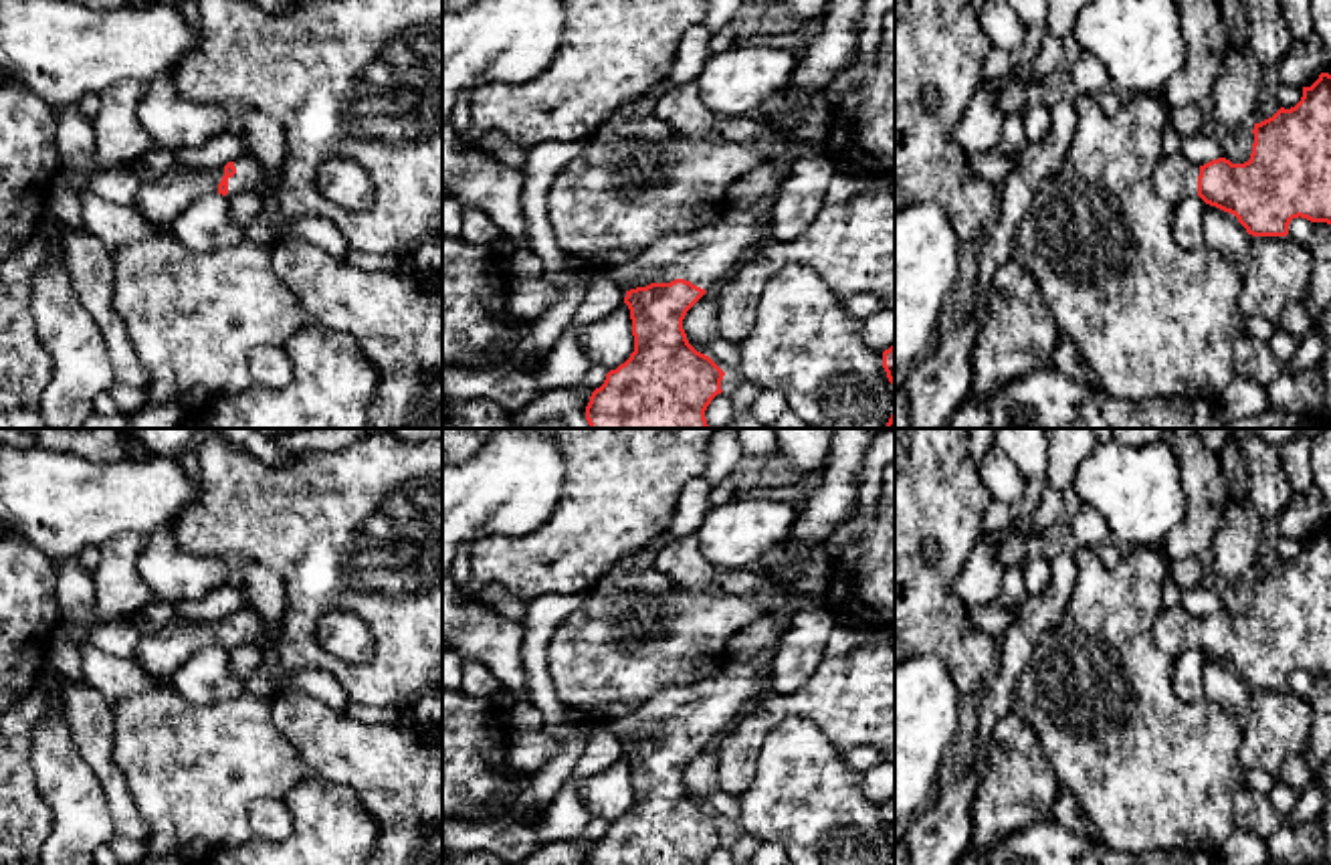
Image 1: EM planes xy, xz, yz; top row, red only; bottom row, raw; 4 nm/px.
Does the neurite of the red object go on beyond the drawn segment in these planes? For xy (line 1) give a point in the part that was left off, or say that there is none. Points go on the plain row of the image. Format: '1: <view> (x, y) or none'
1: xy (162, 653)

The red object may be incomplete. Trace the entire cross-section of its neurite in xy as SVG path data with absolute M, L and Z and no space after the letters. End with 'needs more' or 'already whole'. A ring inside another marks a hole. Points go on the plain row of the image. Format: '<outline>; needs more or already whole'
M248 606L216 622L192 622L174 616L153 635L141 635L135 661L151 677L172 677L192 655L214 645L232 651L236 645L267 641L271 627Z; needs more

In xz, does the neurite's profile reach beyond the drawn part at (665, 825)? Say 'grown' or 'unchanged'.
grown

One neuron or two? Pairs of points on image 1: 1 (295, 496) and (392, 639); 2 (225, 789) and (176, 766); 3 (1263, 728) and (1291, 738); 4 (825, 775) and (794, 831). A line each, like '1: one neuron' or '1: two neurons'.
1: one neuron
2: one neuron
3: one neuron
4: one neuron

